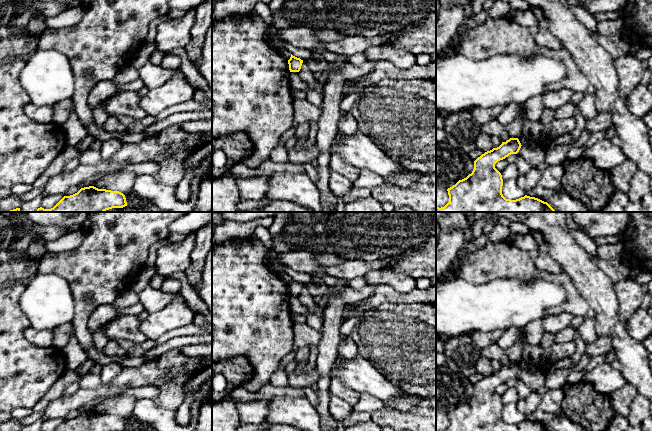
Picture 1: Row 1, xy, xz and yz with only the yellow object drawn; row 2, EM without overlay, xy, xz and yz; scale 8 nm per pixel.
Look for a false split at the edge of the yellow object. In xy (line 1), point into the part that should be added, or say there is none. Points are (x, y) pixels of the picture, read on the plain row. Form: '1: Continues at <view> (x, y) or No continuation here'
1: No continuation here

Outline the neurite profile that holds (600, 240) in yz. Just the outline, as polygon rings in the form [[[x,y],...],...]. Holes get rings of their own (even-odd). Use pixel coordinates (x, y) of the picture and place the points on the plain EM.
[[[599,236],[593,239],[597,245],[614,244],[619,240],[621,240],[621,237],[619,236]]]

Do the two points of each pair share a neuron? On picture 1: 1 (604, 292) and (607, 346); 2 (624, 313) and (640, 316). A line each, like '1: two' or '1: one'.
1: two
2: two

